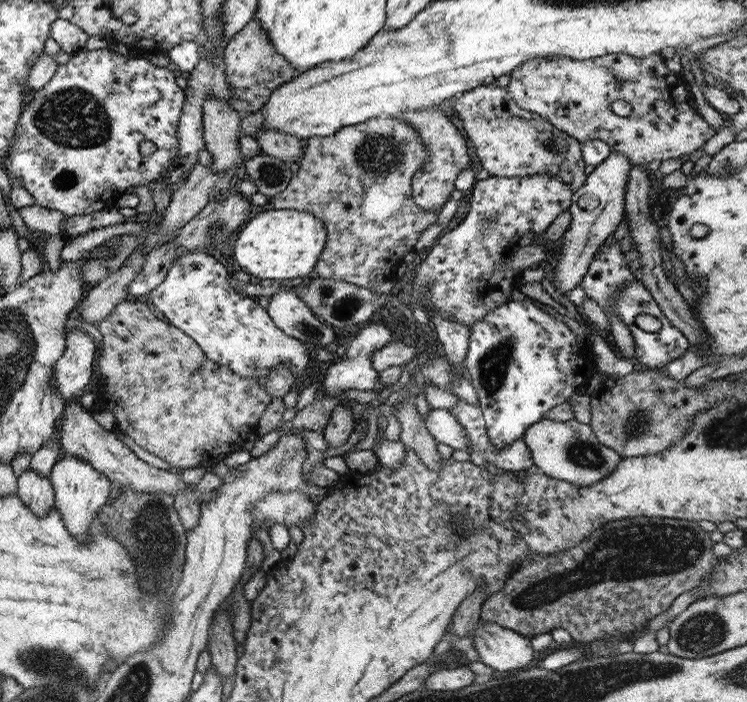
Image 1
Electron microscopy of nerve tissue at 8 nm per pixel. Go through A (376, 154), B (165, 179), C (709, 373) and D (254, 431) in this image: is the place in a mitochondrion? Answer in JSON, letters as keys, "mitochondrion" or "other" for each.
{"A":"mitochondrion","B":"other","C":"other","D":"other"}

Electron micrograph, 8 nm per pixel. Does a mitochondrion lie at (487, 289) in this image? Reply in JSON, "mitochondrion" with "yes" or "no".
{"mitochondrion":"no"}

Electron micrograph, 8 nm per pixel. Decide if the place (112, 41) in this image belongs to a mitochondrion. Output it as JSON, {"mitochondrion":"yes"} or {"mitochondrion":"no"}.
{"mitochondrion":"no"}

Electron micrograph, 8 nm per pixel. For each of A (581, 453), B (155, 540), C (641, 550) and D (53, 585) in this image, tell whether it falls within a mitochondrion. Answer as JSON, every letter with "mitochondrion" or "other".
{"A":"mitochondrion","B":"mitochondrion","C":"mitochondrion","D":"other"}

